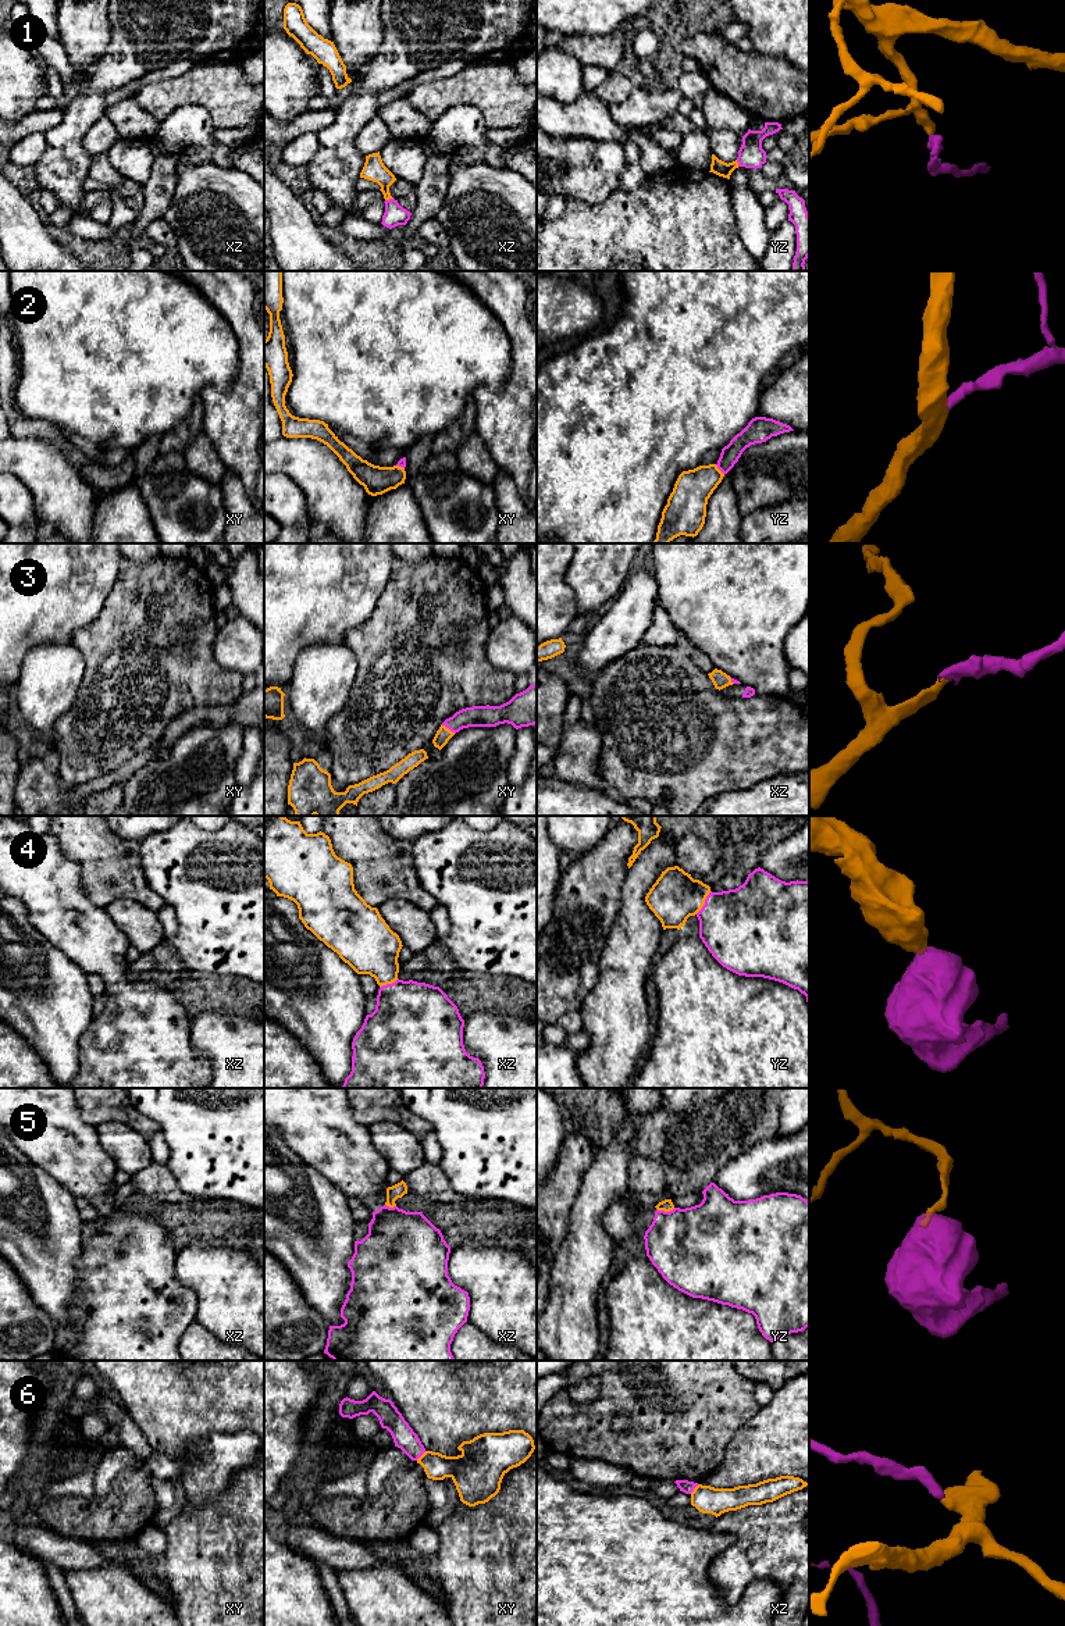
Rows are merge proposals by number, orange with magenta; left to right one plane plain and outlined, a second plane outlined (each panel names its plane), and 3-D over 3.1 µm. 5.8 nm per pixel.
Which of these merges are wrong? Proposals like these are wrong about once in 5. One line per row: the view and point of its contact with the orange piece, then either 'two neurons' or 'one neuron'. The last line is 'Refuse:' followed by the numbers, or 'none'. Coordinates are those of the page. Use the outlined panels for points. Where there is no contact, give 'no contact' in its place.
1: xz (388, 199) | one neuron
2: yz (719, 470) | one neuron
3: xy (448, 728) | one neuron
4: yz (704, 902) | one neuron
5: yz (666, 1211) | two neurons
6: xy (421, 1455) | two neurons
Refuse: 5, 6

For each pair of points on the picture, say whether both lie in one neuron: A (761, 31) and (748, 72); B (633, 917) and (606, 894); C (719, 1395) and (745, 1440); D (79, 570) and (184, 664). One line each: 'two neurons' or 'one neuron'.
A: two neurons
B: two neurons
C: two neurons
D: two neurons

